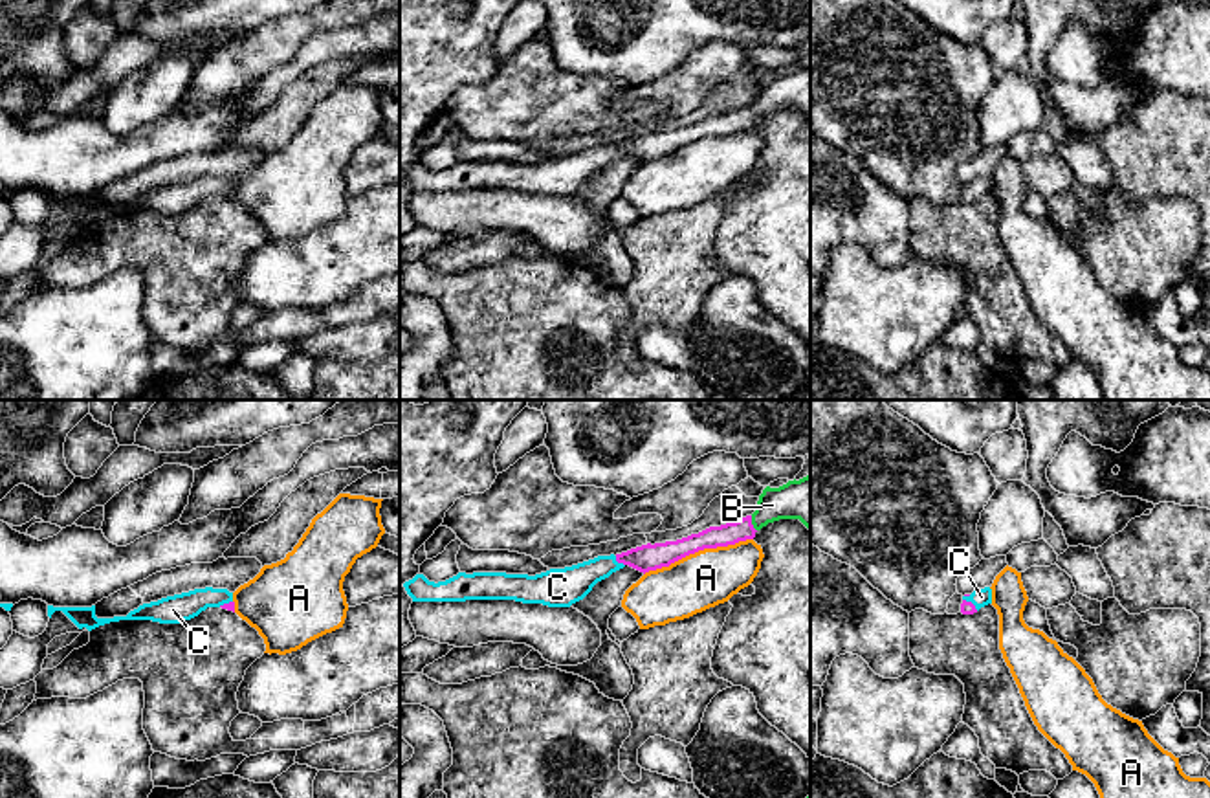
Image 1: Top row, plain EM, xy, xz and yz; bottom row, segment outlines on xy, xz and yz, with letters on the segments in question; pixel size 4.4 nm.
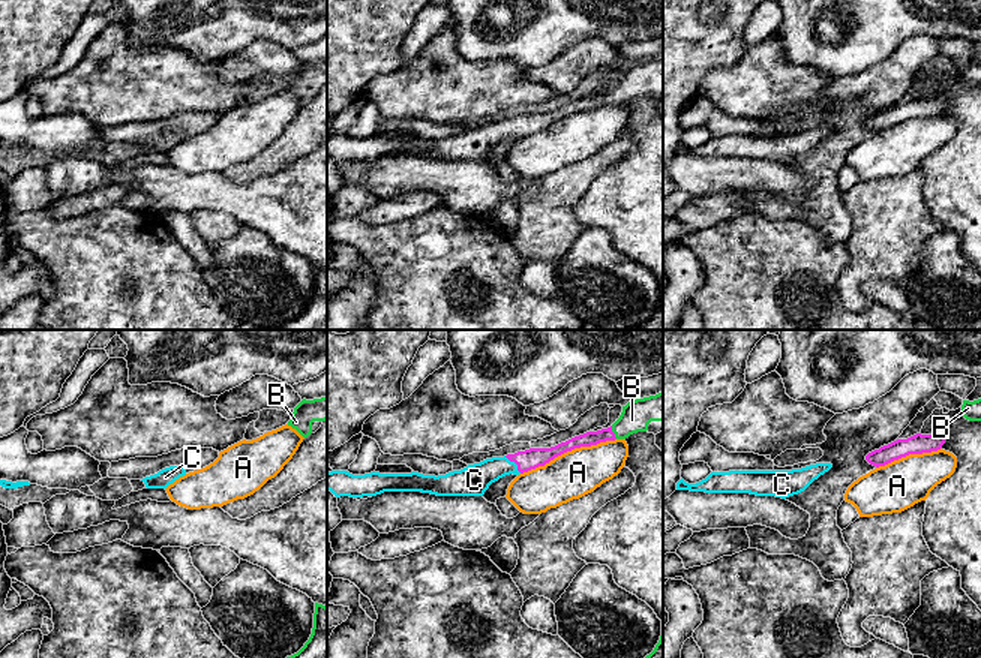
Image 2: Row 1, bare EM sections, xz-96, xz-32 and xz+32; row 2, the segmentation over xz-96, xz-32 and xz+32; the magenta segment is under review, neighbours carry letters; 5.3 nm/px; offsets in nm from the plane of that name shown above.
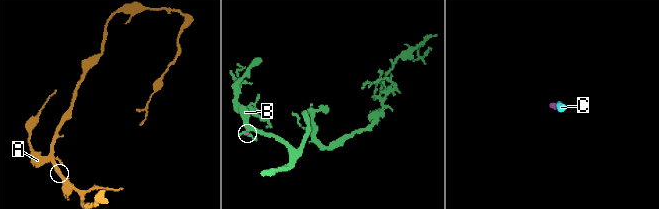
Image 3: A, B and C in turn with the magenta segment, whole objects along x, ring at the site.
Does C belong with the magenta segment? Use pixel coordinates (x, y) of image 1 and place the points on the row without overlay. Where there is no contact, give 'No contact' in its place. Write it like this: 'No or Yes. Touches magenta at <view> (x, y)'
Yes. Touches magenta at xz (618, 151)

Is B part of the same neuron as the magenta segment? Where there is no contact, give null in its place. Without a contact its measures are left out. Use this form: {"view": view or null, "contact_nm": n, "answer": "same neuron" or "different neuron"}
{"view": "xz", "contact_nm": 80, "answer": "same neuron"}

